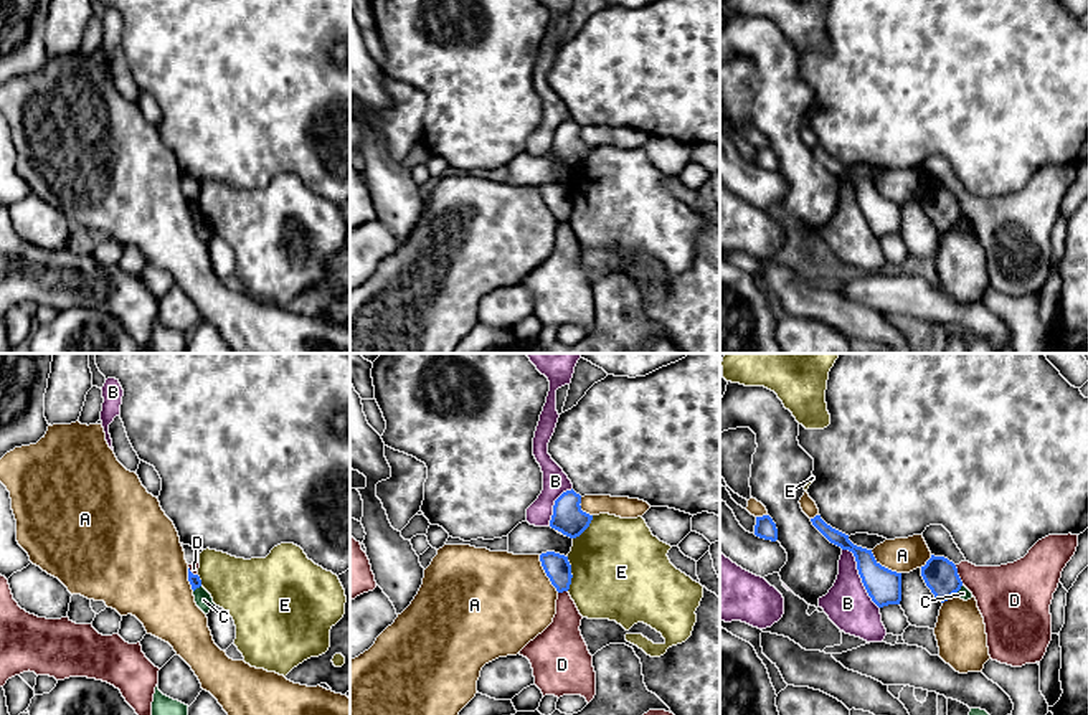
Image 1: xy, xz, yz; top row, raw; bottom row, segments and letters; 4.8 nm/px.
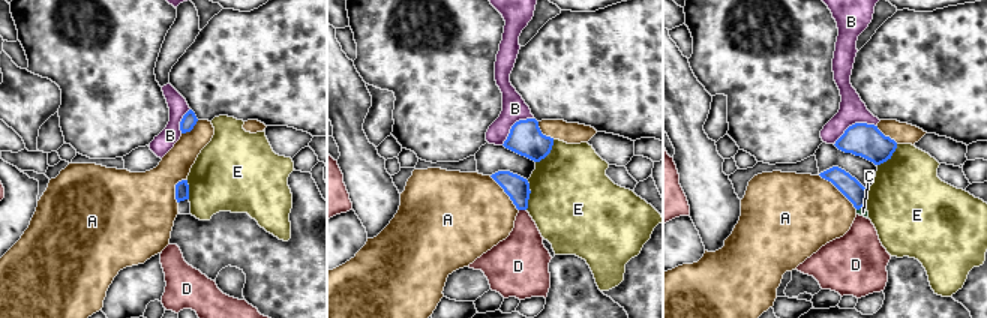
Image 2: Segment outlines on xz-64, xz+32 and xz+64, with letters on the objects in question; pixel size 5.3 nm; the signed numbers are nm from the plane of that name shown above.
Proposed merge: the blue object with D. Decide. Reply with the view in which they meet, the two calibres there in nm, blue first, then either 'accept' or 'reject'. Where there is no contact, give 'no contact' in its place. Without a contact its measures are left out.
meets blue in yz; 160 nm thick on the blue side, 280 nm on the other; reject

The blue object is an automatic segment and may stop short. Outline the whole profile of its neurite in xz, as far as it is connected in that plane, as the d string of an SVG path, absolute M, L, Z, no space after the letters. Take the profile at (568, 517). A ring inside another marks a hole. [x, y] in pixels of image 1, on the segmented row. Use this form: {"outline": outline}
{"outline": "M573 489L563 492L553 505L550 527L570 538L579 537L591 523L593 515L581 510L581 495Z"}

